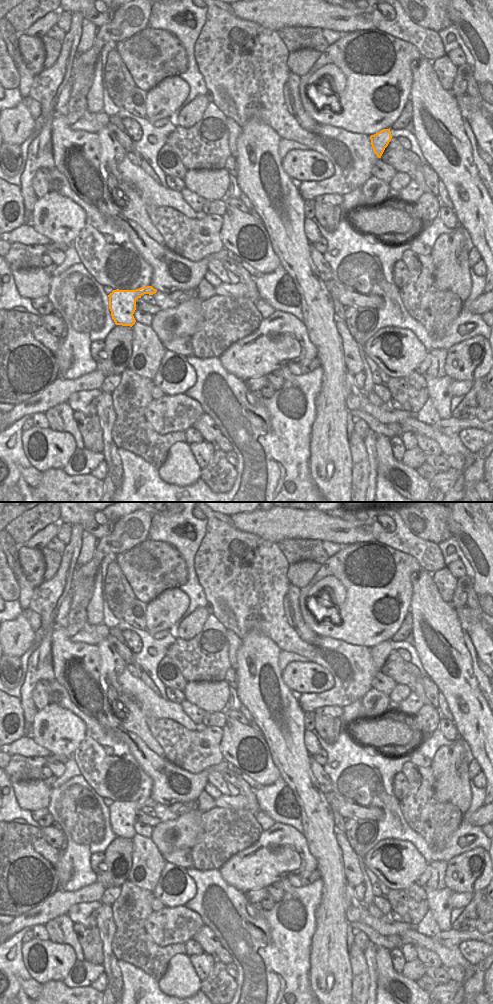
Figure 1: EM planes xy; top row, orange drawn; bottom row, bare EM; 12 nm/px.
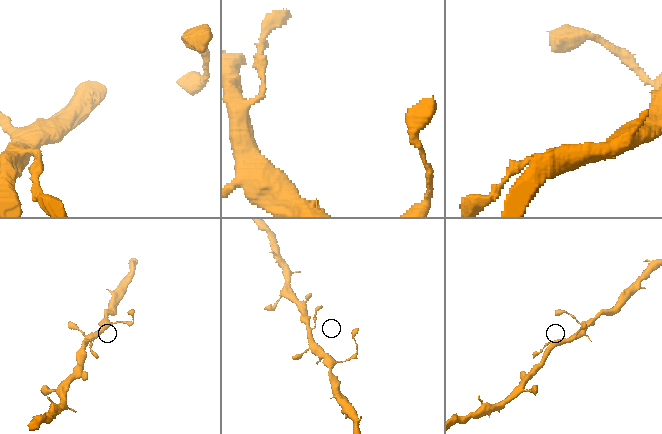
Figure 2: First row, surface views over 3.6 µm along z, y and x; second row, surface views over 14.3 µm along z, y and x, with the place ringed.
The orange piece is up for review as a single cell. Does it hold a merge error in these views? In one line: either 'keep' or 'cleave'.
cleave

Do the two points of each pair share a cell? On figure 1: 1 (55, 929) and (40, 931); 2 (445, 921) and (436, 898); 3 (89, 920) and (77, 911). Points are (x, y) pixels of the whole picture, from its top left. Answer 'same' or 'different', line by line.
1: different
2: same
3: same

